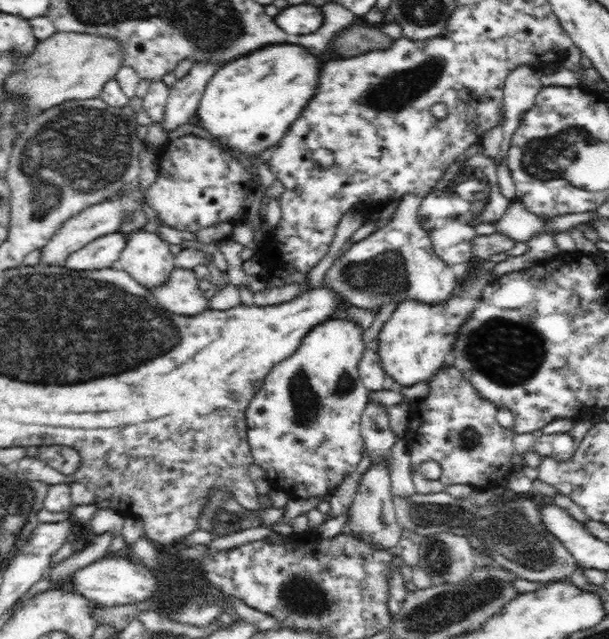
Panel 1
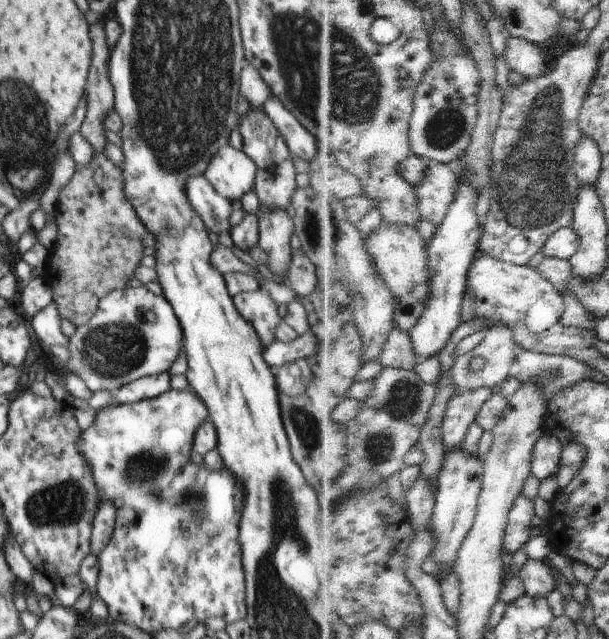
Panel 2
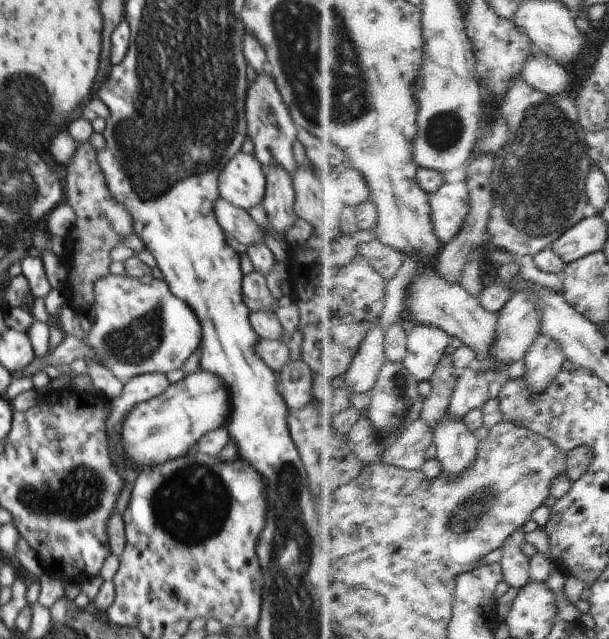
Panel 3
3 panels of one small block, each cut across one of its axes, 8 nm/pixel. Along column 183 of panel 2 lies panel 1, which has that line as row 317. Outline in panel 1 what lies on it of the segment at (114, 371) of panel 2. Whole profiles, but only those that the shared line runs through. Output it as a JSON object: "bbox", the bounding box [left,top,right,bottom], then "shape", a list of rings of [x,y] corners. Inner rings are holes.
{"bbox":[246,317,370,499],"shape":[[[332,317],[313,326],[303,337],[300,346],[291,357],[276,363],[266,375],[262,388],[254,395],[246,409],[247,439],[254,457],[254,463],[262,467],[268,478],[271,489],[278,489],[288,494],[291,498],[308,499],[313,497],[324,498],[330,495],[344,479],[355,474],[358,463],[365,446],[361,435],[360,423],[365,406],[368,404],[369,390],[362,384],[362,378],[358,372],[358,364],[364,351],[370,345],[362,339],[362,329],[353,320]]]}

